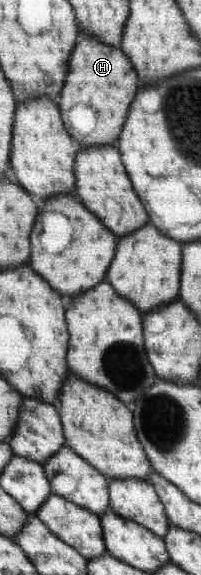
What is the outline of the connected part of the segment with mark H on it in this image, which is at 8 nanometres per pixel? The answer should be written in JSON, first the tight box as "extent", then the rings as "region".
{"extent":[57,31,140,147],"region":[[[80,31],[68,60],[66,80],[57,102],[64,130],[80,147],[116,146],[138,88],[140,82],[137,74],[118,45],[106,46],[97,38]]]}

